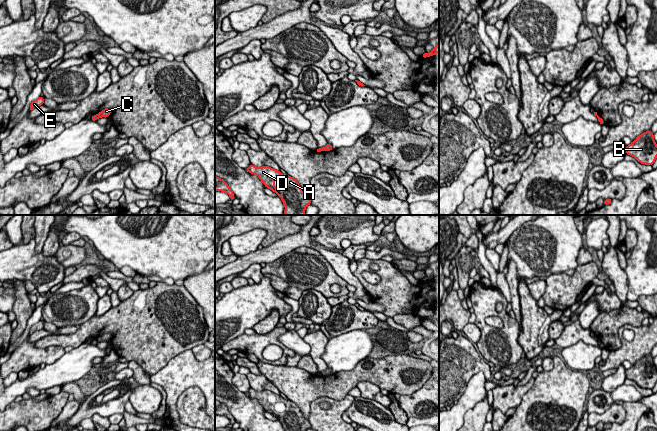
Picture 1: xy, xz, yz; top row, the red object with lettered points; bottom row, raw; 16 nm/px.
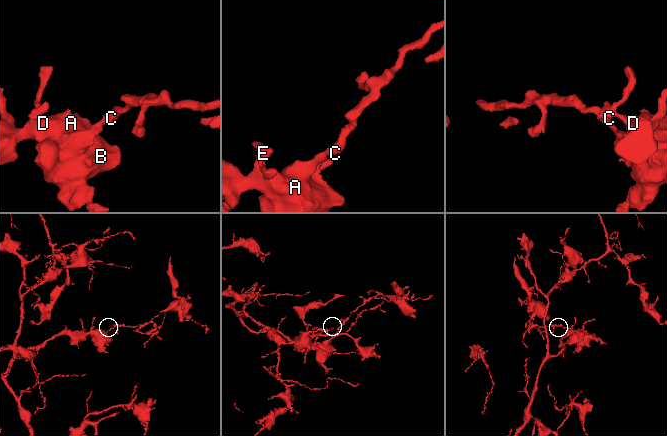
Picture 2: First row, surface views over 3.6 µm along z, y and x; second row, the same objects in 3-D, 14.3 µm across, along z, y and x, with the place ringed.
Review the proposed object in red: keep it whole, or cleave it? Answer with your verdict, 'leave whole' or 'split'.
split

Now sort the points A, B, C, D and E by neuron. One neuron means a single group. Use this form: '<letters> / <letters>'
A B D E / C

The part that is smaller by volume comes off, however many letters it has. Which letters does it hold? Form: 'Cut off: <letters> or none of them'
Cut off: C

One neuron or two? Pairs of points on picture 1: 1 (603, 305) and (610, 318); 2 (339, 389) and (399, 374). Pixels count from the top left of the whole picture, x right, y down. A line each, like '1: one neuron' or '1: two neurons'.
1: two neurons
2: one neuron

